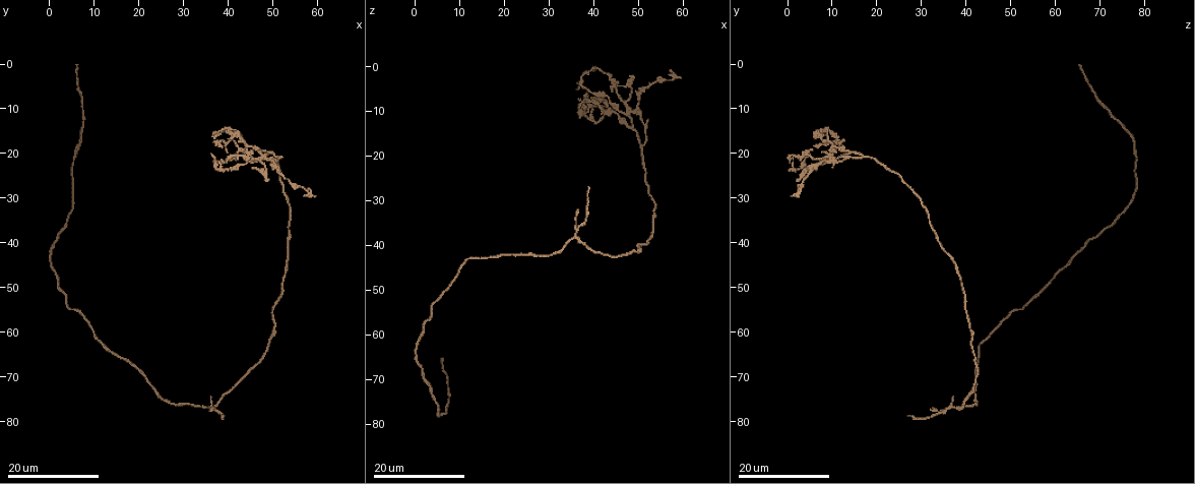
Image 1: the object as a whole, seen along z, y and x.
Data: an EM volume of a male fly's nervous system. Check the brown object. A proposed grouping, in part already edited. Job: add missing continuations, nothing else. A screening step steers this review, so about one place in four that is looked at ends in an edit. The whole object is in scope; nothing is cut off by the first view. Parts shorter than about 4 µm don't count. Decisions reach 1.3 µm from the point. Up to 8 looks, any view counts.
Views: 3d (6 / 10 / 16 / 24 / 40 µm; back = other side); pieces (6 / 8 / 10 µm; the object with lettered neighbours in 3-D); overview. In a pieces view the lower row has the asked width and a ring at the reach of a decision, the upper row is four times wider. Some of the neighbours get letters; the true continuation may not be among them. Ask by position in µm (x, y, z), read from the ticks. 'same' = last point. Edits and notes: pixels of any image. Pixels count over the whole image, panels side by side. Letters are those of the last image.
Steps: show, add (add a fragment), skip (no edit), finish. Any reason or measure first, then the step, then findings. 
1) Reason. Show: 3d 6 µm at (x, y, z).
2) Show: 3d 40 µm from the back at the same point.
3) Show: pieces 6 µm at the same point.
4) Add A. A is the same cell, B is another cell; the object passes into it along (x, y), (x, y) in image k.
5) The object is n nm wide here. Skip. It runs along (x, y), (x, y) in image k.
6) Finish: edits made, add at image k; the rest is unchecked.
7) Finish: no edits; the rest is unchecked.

Thin end. Show: 3d 16 µm at (52.0, 21.0, 11.5).

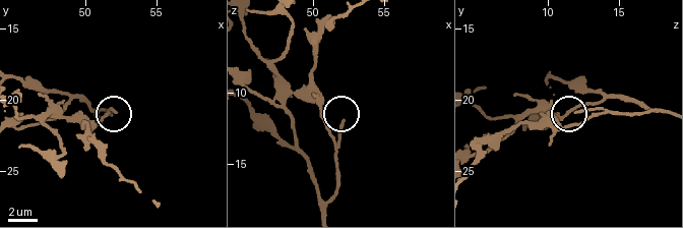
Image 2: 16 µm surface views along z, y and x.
Show: pieces 10 µm at (52.2, 21.0, 12.0).

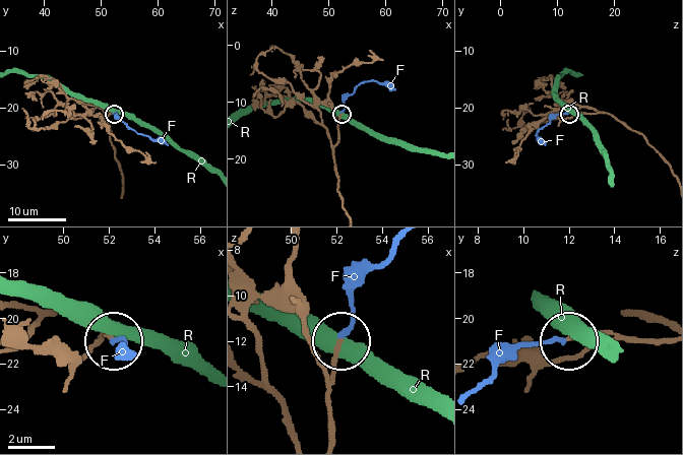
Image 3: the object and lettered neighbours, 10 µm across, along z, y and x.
The object is 170 nm wide here. Add F. F is the same cell, R is another cell; the object passes into it along (330, 398), (335, 353), (354, 313), (355, 289), (394, 248) in image 3; it goes on there.

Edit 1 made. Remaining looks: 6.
Long arm stops here. Show: 3d 16 µm at (39.5, 22.0, 0.5).

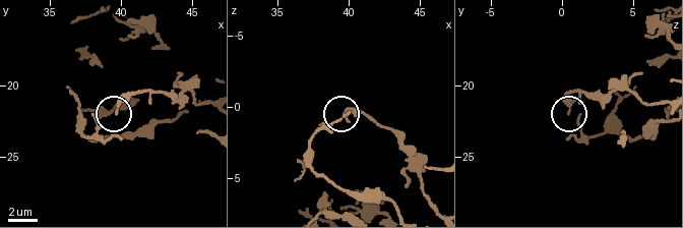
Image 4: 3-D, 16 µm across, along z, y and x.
What lies round it. Show: pieces 8 µm at (39.6, 21.8, 0.6).

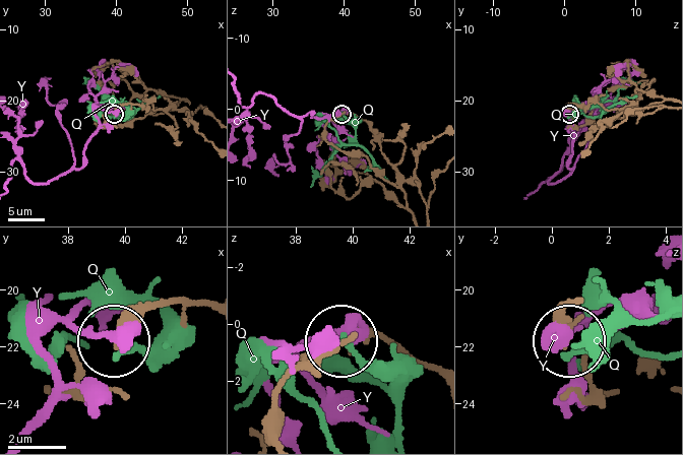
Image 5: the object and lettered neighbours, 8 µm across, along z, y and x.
Skip. Q and Y are other cells; it runs along (180, 102), (157, 111), (150, 103), (127, 103), (114, 114) in image 5; no lettered fragment goes on from it.

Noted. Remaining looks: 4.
Free end. Show: 3d 24 µm at (39.0, 19.0, 6.0).

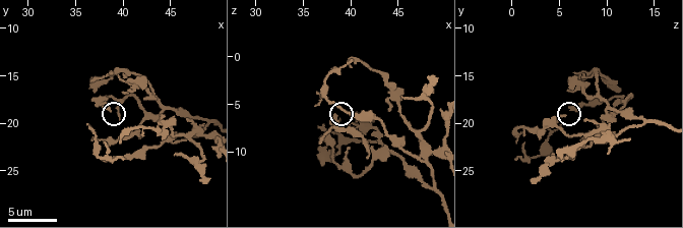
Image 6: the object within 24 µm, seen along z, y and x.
See the neighbours. Show: pieces 6 µm at (38.4, 18.4, 6.2).

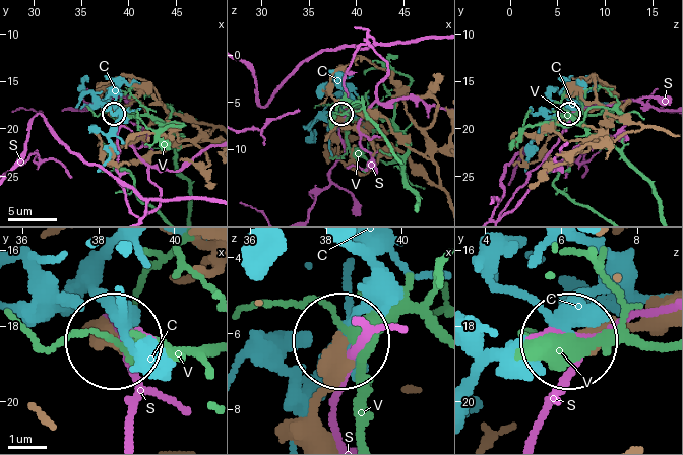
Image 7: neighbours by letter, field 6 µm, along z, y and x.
Skip. C, S and V are other cells; it runs along (328, 436), (321, 378), (337, 342) in image 7; none of them fits.

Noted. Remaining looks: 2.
An open end. Show: 3d 24 µm at (5.5, 0.0, 65.5).

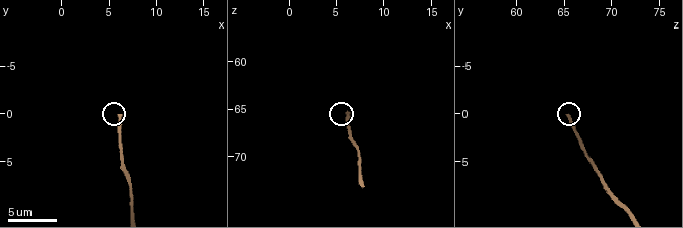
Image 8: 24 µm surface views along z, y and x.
See the neighbours. Show: pieces 10 µm at (6.0, 0.2, 65.4).

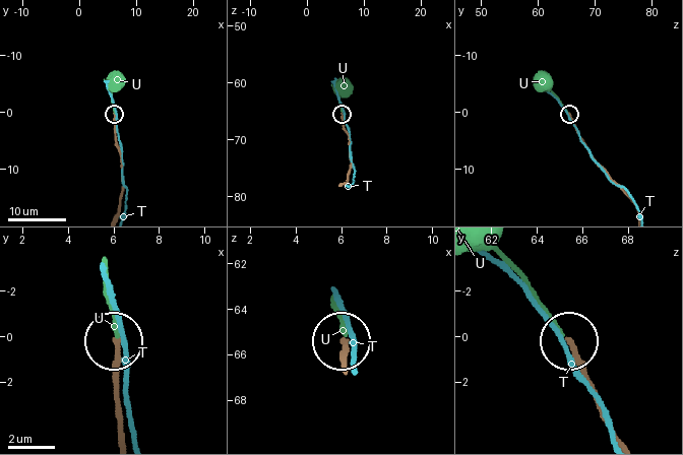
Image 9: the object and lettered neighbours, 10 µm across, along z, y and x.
Skip. T and U are other cells; it runs along (618, 438), (568, 341) in image 9; none of them fits.

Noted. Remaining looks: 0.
Finish: edits made, add at image 3; the rest is unchecked.

